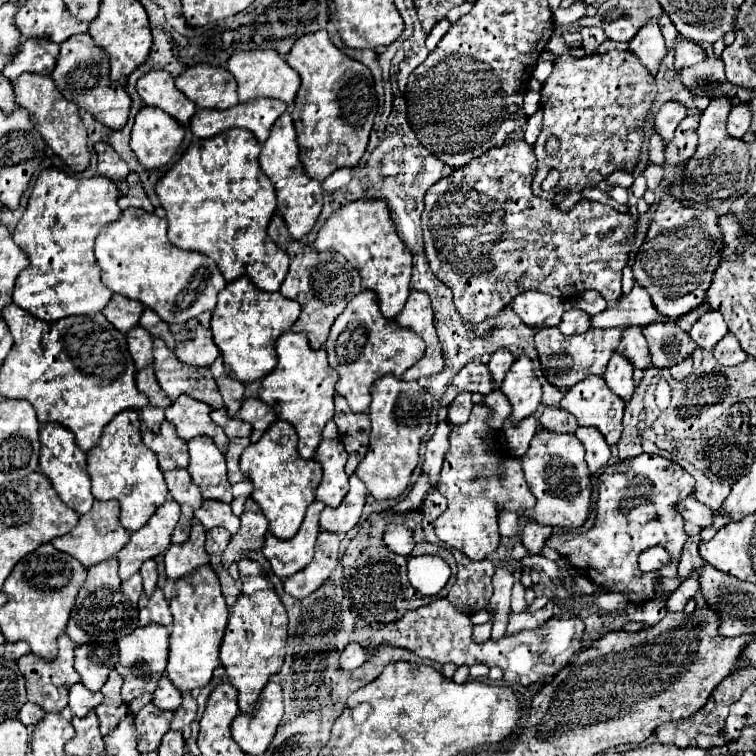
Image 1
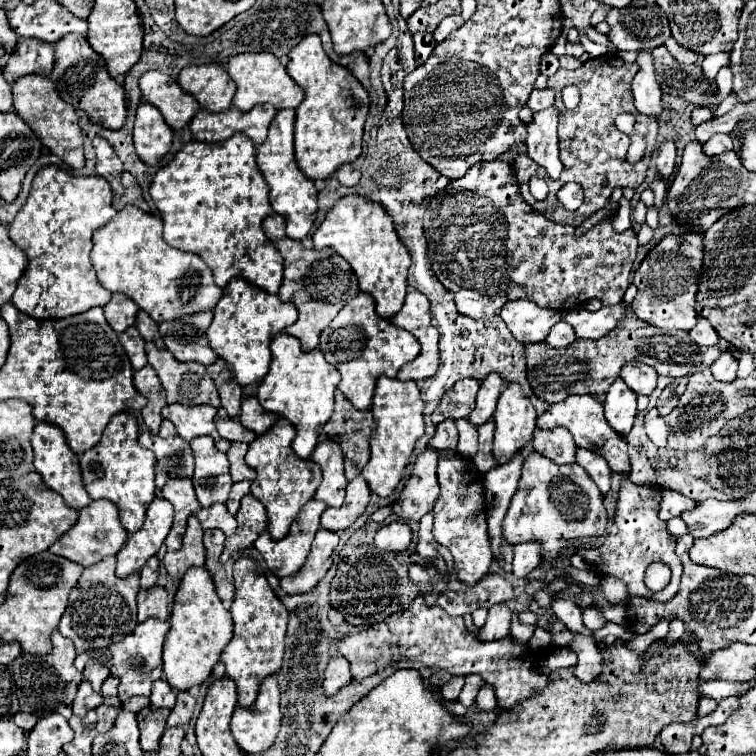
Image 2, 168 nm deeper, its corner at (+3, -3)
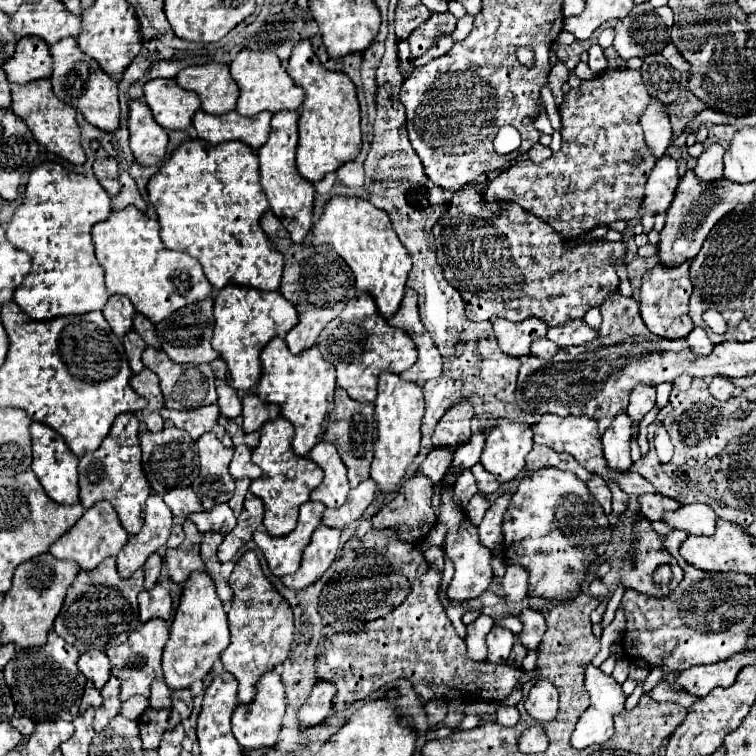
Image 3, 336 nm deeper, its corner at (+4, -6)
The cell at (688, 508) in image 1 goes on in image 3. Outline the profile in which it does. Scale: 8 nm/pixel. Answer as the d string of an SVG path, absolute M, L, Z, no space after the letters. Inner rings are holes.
M644 494L638 500L640 500L640 512L644 512L644 516L648 520L660 520L664 516L664 512L680 508L678 500L672 500L662 494Z

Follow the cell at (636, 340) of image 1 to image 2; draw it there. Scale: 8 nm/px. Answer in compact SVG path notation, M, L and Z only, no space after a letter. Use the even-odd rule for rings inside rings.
M629 363L621 371L621 379L637 395L651 395L657 387L657 371L643 363Z

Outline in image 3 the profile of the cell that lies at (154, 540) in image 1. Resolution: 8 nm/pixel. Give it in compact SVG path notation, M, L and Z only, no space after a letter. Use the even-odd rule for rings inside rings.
M156 494L150 496L146 500L142 530L136 536L130 536L128 544L116 556L118 574L122 578L130 578L138 568L142 568L146 558L166 544L170 528L172 528L172 510L160 496Z

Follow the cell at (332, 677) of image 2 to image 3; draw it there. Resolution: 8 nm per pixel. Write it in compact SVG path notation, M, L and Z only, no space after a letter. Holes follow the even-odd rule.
M328 680L316 682L310 698L300 708L300 724L302 726L320 724L320 720L330 716L334 712L334 704L332 704L334 694L336 694L336 684L330 684Z

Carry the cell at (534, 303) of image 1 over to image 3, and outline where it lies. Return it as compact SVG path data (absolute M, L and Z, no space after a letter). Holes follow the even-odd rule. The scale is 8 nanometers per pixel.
M494 318L494 332L498 338L498 344L504 352L508 352L510 356L522 356L522 354L530 354L530 344L536 338L546 336L548 332L548 324L540 318L526 318L522 322L510 322L504 318Z

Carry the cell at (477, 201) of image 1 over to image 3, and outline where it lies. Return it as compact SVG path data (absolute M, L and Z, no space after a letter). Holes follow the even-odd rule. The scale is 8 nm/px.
M468 184L454 194L444 214L432 228L438 264L442 266L444 278L462 294L470 320L480 322L500 316L520 322L528 316L536 316L546 320L550 326L556 326L572 318L584 318L592 306L600 306L608 294L618 292L620 278L616 272L616 262L626 260L626 242L598 240L566 248L562 234L554 232L544 220L514 202L500 202L500 206L500 214L488 210L484 206L484 186Z

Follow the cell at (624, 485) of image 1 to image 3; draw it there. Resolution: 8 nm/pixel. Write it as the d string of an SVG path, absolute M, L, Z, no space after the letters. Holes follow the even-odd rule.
M636 514L636 516L634 516L634 522L632 522L632 542L630 542L628 554L622 558L624 566L622 566L622 570L620 570L620 582L622 582L626 588L632 588L632 590L636 590L636 592L642 592L642 594L654 596L654 598L668 598L668 596L674 592L674 588L682 582L684 572L682 572L680 564L676 562L676 558L662 546L662 542L664 542L664 536L660 536L658 532L654 532L652 522L650 522L646 516ZM660 564L670 564L670 566L672 566L672 582L670 582L668 586L656 586L656 584L652 582L652 572L654 572L654 568L660 566Z

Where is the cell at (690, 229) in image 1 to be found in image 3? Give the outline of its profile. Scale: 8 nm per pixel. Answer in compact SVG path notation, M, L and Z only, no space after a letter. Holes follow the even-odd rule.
M688 260L680 266L674 266L674 268L668 268L668 266L658 262L642 278L640 314L642 314L646 328L656 336L680 338L680 336L688 336L694 328L694 324L688 316L688 300L690 300L690 294L692 294L692 284L690 284L690 278L688 278L688 266L690 266Z

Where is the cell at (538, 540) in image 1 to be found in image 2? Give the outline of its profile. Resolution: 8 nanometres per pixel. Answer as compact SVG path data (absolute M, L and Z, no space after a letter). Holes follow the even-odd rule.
M537 543L515 545L515 557L513 557L513 575L515 577L525 579L539 563L541 563L541 555L539 555Z

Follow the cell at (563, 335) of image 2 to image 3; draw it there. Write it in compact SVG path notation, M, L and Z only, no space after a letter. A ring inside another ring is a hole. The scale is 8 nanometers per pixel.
M544 336L544 338L536 340L536 342L532 342L530 354L540 356L540 358L544 358L544 360L550 360L558 350L560 350L560 346L558 346L556 342L552 342L552 340L548 340L548 338Z

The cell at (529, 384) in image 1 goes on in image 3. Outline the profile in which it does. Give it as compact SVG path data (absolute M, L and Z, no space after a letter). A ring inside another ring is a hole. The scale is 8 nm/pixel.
M500 418L498 426L486 434L486 448L480 462L500 484L504 484L514 480L524 468L524 458L532 444L532 426Z

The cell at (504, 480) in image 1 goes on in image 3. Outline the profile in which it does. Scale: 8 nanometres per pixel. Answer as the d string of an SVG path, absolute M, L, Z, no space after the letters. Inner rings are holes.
M444 486L440 490L440 508L436 514L436 522L446 526L446 538L444 538L444 552L446 556L452 560L454 564L454 578L448 586L448 596L452 600L468 600L468 598L476 598L480 596L488 584L492 582L492 552L480 544L478 540L478 528L470 522L470 518L466 516L466 512L454 502L454 488L452 486Z

